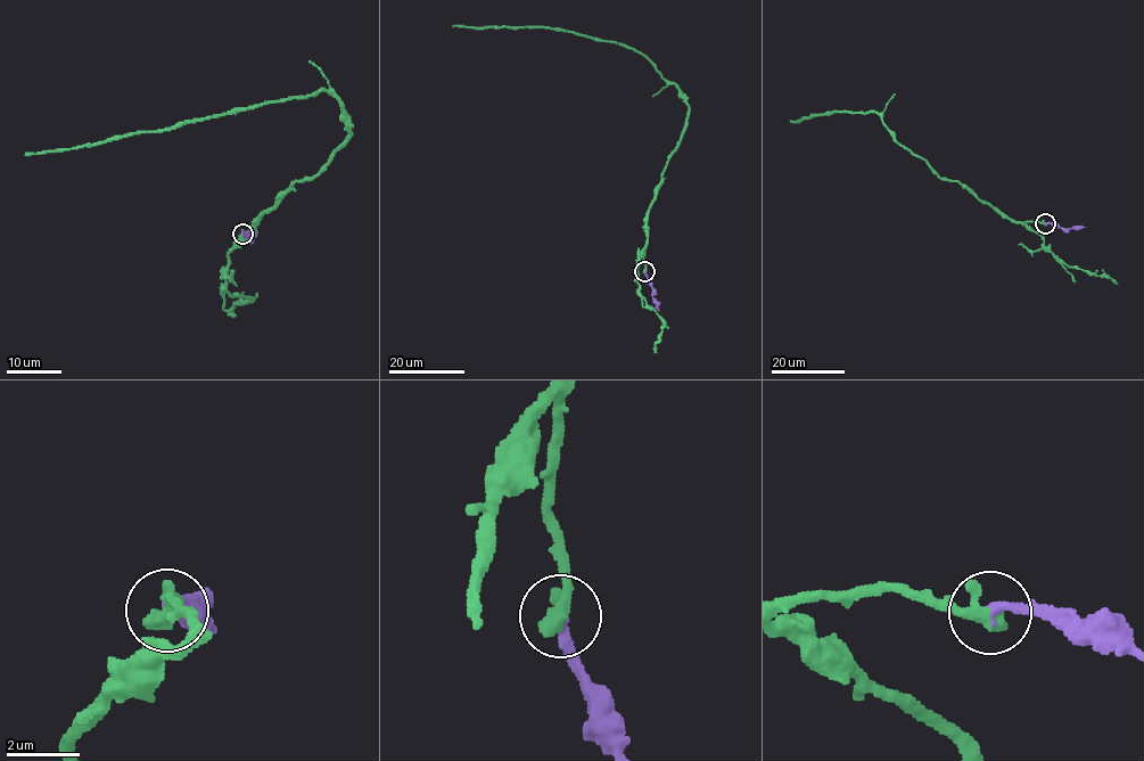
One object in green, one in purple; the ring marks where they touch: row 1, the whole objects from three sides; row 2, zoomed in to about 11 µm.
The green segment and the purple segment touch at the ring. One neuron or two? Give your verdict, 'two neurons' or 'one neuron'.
one neuron

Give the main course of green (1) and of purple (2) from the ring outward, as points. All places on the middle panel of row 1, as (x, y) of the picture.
1: (645, 270), (645, 218), (685, 124), (688, 103), (683, 93), (641, 54), (617, 43), (545, 26), (452, 25)
2: (645, 270), (658, 311)

